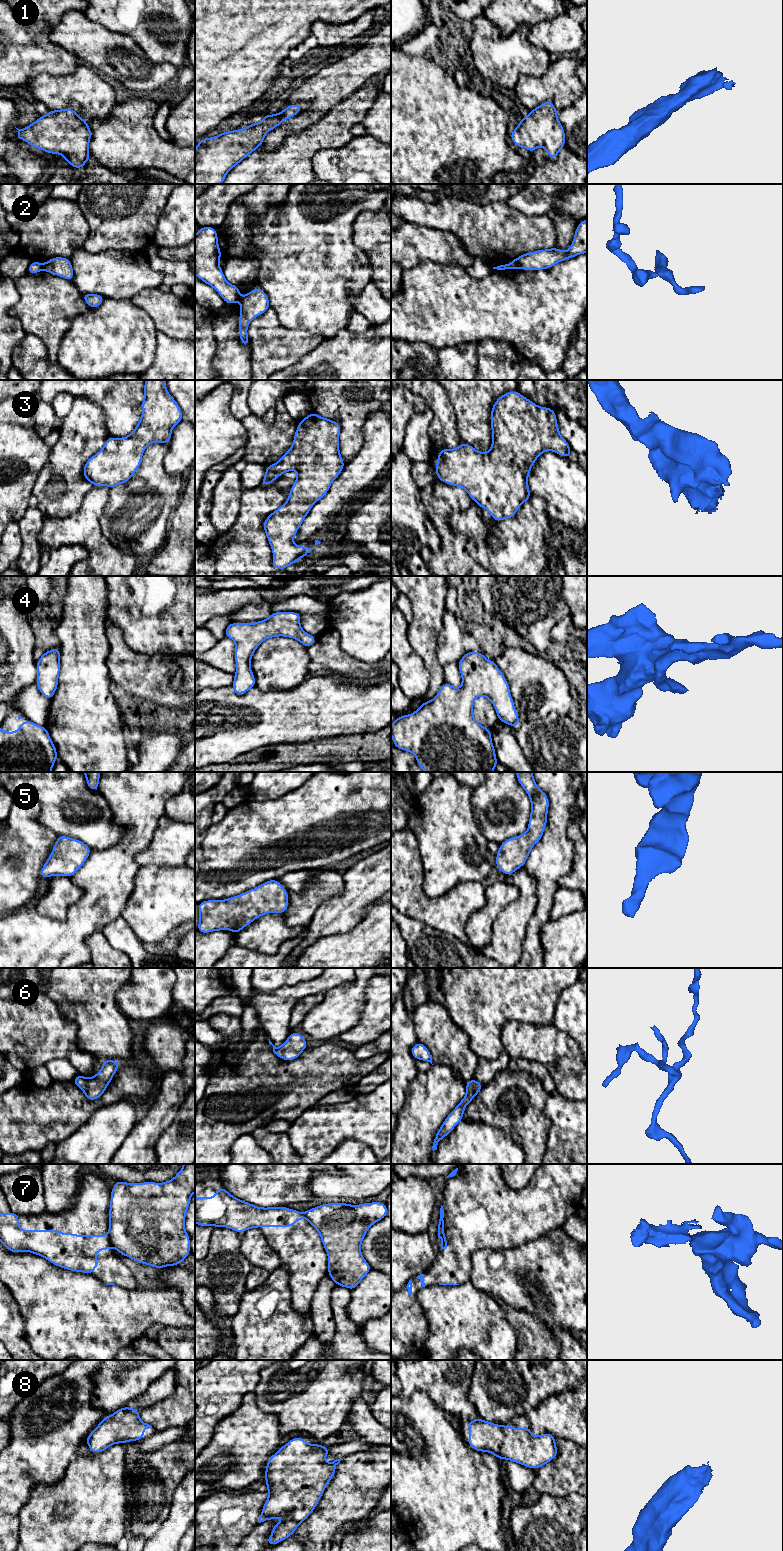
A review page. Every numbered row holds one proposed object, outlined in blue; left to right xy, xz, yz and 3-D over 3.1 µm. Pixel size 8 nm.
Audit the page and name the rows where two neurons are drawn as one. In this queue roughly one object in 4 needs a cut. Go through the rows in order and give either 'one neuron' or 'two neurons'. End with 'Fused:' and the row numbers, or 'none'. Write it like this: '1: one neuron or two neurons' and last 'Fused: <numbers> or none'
1: one neuron
2: two neurons
3: one neuron
4: one neuron
5: one neuron
6: one neuron
7: two neurons
8: one neuron
Fused: 2, 7

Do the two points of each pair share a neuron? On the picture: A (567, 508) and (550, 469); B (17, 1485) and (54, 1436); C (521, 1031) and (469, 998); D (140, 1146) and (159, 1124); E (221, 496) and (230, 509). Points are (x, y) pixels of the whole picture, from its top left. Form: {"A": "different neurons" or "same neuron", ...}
{"A": "same neuron", "B": "same neuron", "C": "different neurons", "D": "same neuron", "E": "same neuron"}

